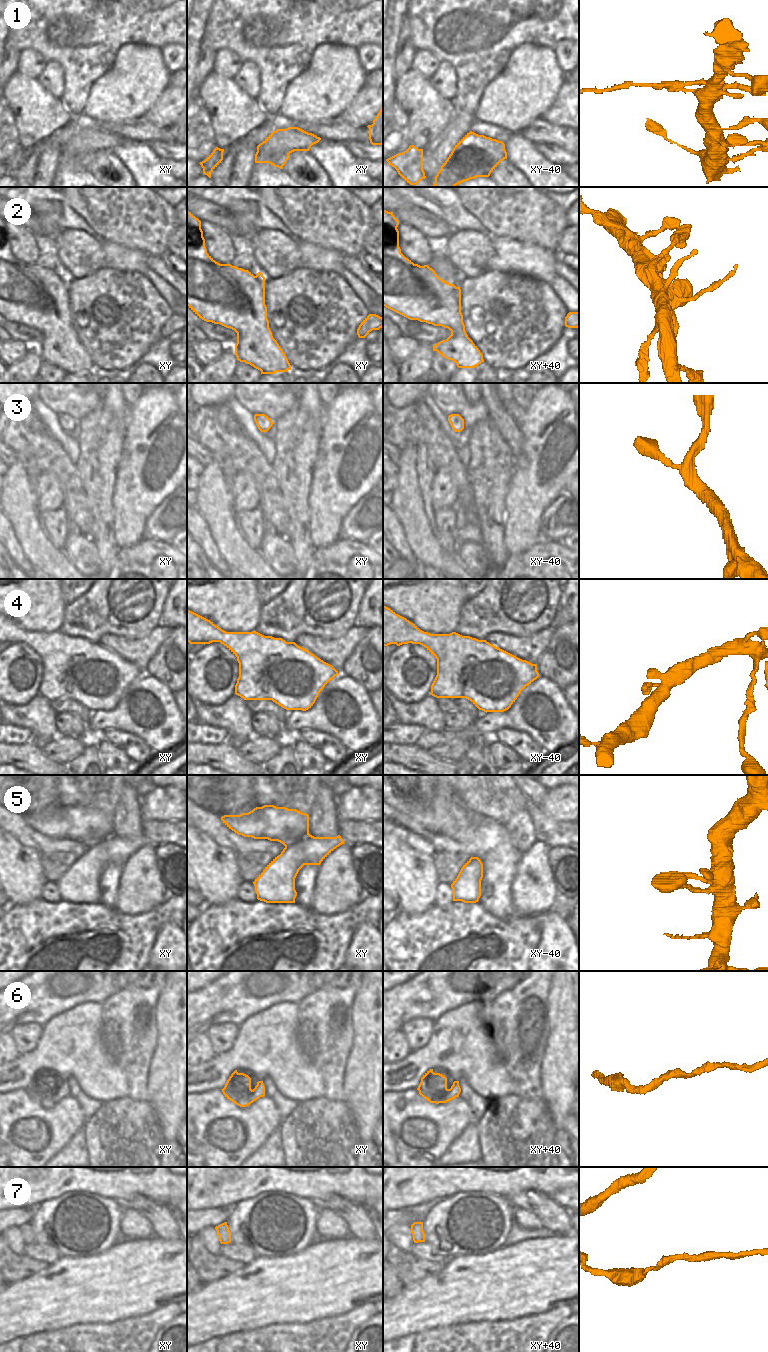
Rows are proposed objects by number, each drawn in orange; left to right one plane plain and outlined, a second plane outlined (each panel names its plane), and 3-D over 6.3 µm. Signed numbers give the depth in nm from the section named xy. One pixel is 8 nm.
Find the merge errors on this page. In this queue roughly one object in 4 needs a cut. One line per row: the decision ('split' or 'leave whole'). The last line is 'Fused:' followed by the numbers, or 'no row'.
1: split
2: split
3: leave whole
4: leave whole
5: leave whole
6: leave whole
7: leave whole
Fused: 1, 2

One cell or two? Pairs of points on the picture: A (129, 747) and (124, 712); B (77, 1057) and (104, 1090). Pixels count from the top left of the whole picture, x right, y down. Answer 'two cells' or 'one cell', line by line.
A: two cells
B: one cell

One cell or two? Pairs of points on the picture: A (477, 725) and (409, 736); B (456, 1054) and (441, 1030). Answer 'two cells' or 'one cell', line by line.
A: two cells
B: one cell

